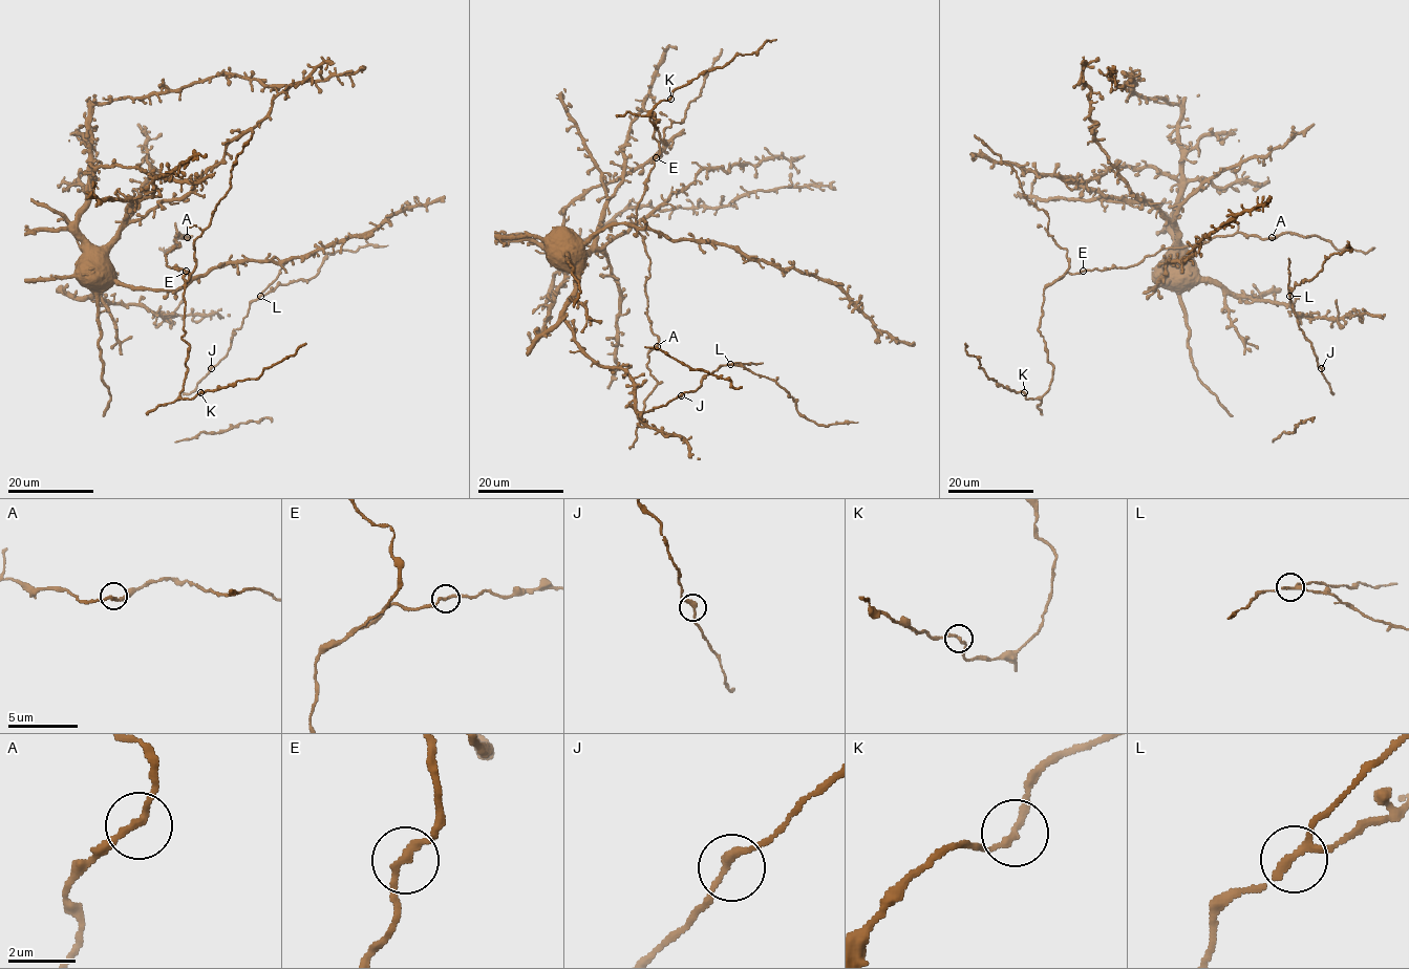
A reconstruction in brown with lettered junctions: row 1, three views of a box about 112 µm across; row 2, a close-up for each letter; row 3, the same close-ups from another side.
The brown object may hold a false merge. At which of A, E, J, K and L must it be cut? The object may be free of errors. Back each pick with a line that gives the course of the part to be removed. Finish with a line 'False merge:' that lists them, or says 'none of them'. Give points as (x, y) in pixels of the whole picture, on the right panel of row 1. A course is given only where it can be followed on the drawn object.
L: course (1289, 297), (1288, 258)
False merge: L

